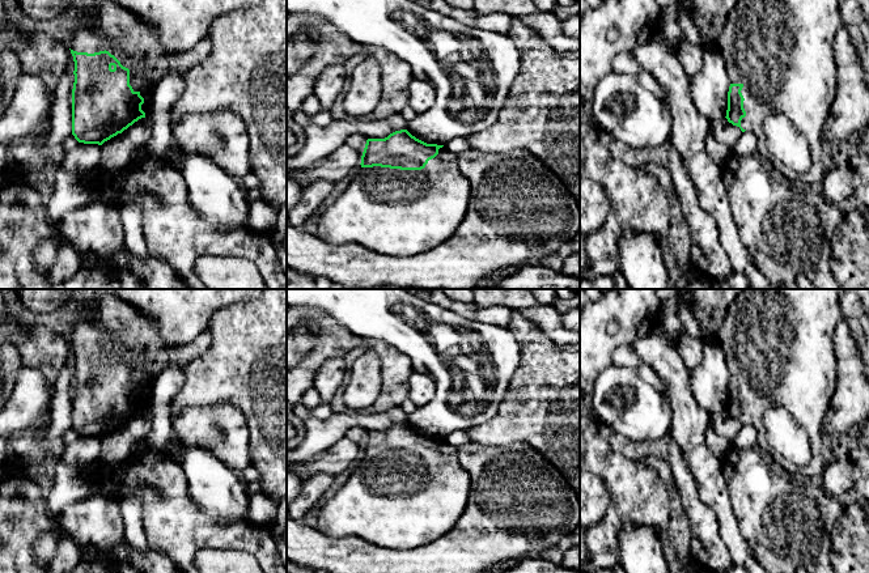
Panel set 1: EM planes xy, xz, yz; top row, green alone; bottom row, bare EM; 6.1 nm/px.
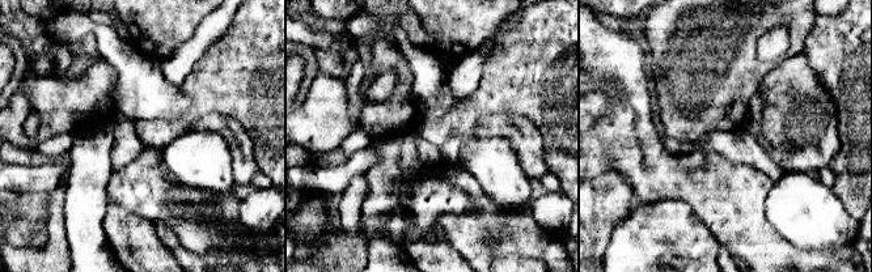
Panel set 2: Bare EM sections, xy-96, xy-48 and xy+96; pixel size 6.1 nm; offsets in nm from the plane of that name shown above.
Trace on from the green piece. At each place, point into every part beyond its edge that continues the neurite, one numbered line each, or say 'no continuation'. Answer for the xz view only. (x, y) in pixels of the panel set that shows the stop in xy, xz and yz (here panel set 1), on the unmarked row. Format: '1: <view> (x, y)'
1: xz (395, 505)

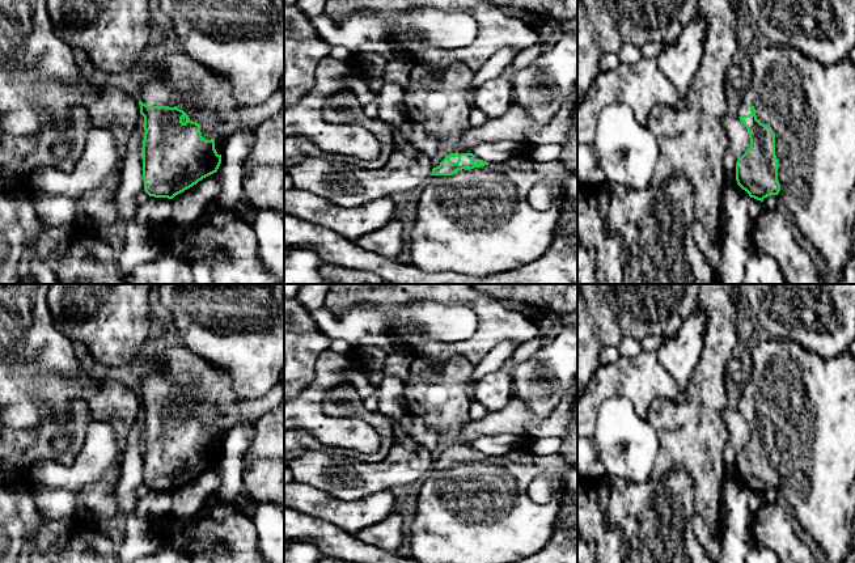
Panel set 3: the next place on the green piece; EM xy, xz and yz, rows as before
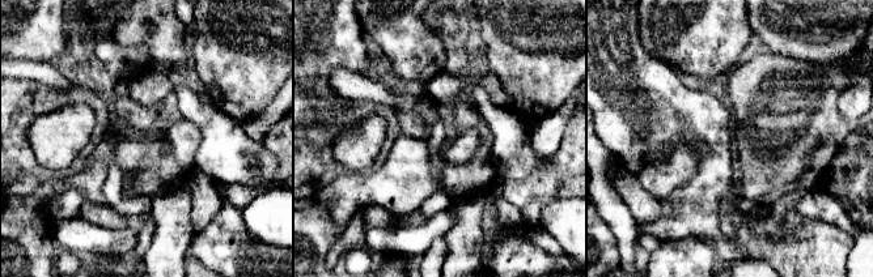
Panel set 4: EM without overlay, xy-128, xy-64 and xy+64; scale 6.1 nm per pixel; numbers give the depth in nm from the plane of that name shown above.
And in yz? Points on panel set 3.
1: yz (811, 401)

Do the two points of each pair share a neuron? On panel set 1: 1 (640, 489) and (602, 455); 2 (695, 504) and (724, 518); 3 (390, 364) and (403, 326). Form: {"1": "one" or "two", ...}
{"1": "one", "2": "two", "3": "two"}

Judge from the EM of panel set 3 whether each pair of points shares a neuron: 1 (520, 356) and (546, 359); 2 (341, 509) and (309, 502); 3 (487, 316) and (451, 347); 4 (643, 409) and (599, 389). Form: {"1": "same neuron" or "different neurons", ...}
{"1": "different neurons", "2": "same neuron", "3": "same neuron", "4": "same neuron"}

